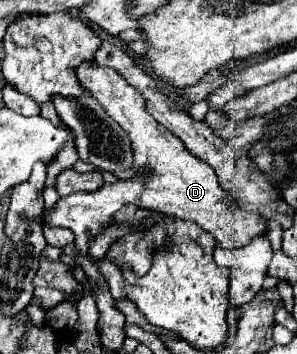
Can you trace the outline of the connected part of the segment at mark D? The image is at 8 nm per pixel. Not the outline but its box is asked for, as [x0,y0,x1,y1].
[41,64,267,280]

